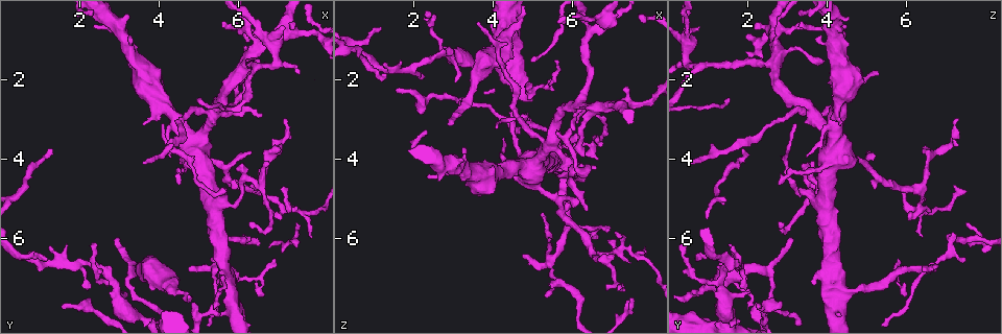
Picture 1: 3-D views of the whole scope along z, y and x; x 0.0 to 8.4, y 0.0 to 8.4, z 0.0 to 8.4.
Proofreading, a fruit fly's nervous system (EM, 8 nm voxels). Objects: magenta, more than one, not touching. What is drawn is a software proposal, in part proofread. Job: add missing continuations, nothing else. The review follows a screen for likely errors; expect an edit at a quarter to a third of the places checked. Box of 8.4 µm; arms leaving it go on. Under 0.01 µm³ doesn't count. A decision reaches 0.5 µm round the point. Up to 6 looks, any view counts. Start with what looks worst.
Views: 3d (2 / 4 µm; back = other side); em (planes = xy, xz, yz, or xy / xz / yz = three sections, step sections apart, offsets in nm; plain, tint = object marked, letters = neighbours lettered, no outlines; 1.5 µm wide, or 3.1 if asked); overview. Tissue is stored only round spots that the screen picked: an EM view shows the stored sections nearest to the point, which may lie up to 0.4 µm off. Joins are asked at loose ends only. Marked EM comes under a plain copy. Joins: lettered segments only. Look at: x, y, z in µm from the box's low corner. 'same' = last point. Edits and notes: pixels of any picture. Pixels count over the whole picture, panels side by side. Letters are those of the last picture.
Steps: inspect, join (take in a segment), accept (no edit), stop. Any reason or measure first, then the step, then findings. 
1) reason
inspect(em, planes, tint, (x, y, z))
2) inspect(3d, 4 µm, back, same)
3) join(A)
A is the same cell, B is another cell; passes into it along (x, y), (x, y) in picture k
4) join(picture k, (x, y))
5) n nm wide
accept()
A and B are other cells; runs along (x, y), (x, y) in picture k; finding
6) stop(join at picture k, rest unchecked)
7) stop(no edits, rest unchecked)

tapers out
inspect(3d, 2 µm, back, (3.00, 6.00, 3.10))

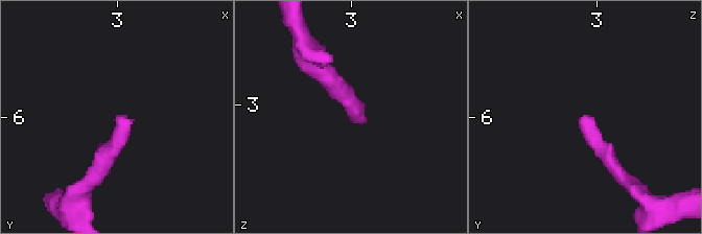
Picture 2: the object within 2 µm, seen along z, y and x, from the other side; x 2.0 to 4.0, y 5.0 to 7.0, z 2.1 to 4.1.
inspect(em, planes, letters, (3.00, 6.00, 3.08))

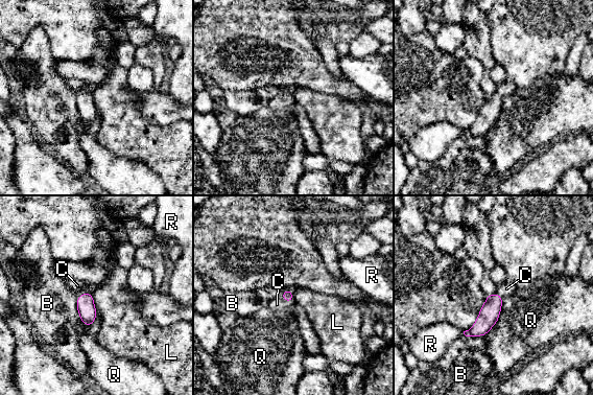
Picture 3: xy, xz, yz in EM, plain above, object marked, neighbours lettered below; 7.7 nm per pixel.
join(C)
C is the same cell, B, L, Q and R are other cells; passes into it along (287, 296), (286, 301), (277, 304) in picture 3; the cell continues

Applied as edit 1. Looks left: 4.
branch stops here
inspect(3d, 2 µm, (4.45, 4.65, 2.85))

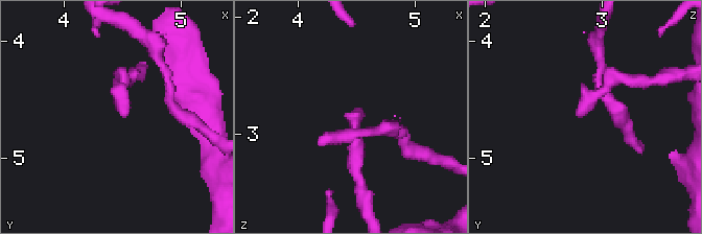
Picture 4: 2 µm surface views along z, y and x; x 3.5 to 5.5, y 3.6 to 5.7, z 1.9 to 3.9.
now the EM
inspect(em, yz, step 4, tint, (4.50, 4.62, 2.80))

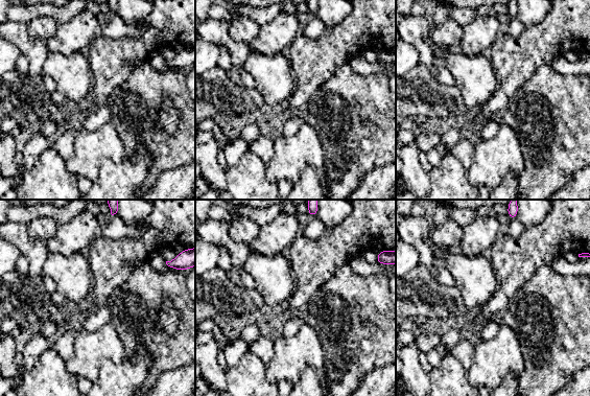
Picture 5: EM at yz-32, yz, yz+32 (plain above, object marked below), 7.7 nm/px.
inspect(em, planes, letters, same)

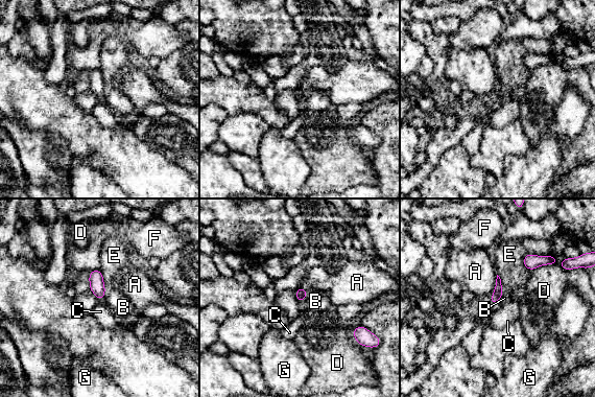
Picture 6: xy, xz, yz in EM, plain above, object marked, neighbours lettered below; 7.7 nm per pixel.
accept()
A, B, C, D, E, F and G are other cells; border along (497, 274), (494, 292), (489, 300) in picture 6; no lettered segment goes on from it

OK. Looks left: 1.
stop(join at picture 3, rest unchecked)

